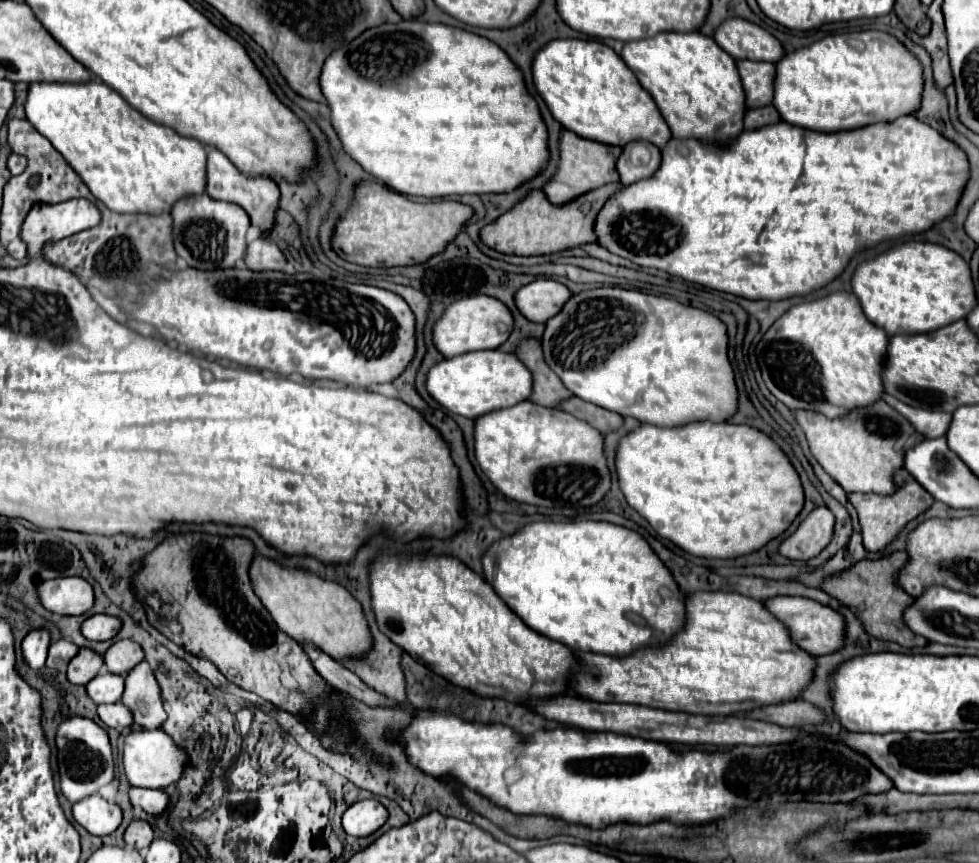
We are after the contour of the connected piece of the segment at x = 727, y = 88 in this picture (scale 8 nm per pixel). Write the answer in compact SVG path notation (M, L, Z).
M658 33L650 39L626 43L622 59L654 97L672 137L728 145L744 131L746 103L738 67L714 39L702 33Z

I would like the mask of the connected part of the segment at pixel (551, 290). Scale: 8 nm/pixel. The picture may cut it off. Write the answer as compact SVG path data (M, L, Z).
M536 279L534 283L522 287L516 293L516 305L520 313L534 321L534 323L546 323L564 307L564 303L572 297L570 289L554 279Z

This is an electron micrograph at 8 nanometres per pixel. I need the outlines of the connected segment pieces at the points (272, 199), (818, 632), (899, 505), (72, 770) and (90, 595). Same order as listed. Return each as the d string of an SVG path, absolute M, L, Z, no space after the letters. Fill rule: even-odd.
M214 147L208 149L208 185L206 185L206 193L216 201L226 201L226 203L240 205L248 213L250 223L254 227L258 227L262 231L262 235L266 235L276 225L276 211L278 211L278 203L280 203L278 185L268 177L246 177L246 175L242 175L228 161L228 157L222 155Z
M774 597L764 601L764 605L768 607L768 611L778 617L792 633L792 639L806 649L812 655L828 655L834 651L840 651L844 647L844 639L846 639L846 621L844 617L834 611L832 607L826 607L818 601L806 599L806 597Z
M900 469L896 473L894 481L896 481L896 487L898 487L894 495L876 495L876 493L850 493L848 495L852 505L858 511L866 551L876 553L876 551L882 551L884 547L888 547L894 541L894 537L912 519L916 519L920 513L924 513L934 503L934 497L924 487L920 487L920 483L906 469Z
M86 717L66 719L56 733L58 745L58 767L60 767L60 789L70 803L78 803L88 795L98 793L100 787L114 779L114 757L106 729Z
M60 577L40 585L40 601L58 615L82 615L94 605L94 589L82 577Z

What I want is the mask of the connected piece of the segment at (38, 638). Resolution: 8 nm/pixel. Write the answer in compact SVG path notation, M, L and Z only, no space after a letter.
M34 629L22 641L22 653L26 663L32 669L42 669L46 663L46 653L50 645L50 631L48 629Z

